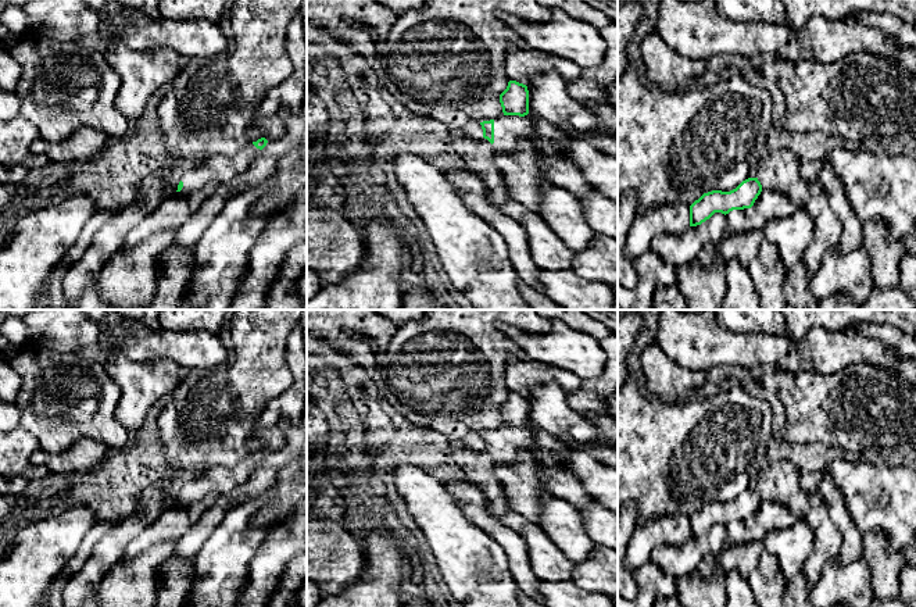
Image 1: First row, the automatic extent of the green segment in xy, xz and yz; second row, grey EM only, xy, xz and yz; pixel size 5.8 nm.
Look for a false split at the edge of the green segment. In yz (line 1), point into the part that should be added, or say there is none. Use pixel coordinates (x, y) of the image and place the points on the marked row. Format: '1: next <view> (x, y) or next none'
1: next none

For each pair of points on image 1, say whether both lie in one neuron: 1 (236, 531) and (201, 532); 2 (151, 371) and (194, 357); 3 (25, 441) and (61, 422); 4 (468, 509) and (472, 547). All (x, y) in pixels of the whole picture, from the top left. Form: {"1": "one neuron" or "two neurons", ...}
{"1": "two neurons", "2": "two neurons", "3": "two neurons", "4": "two neurons"}

